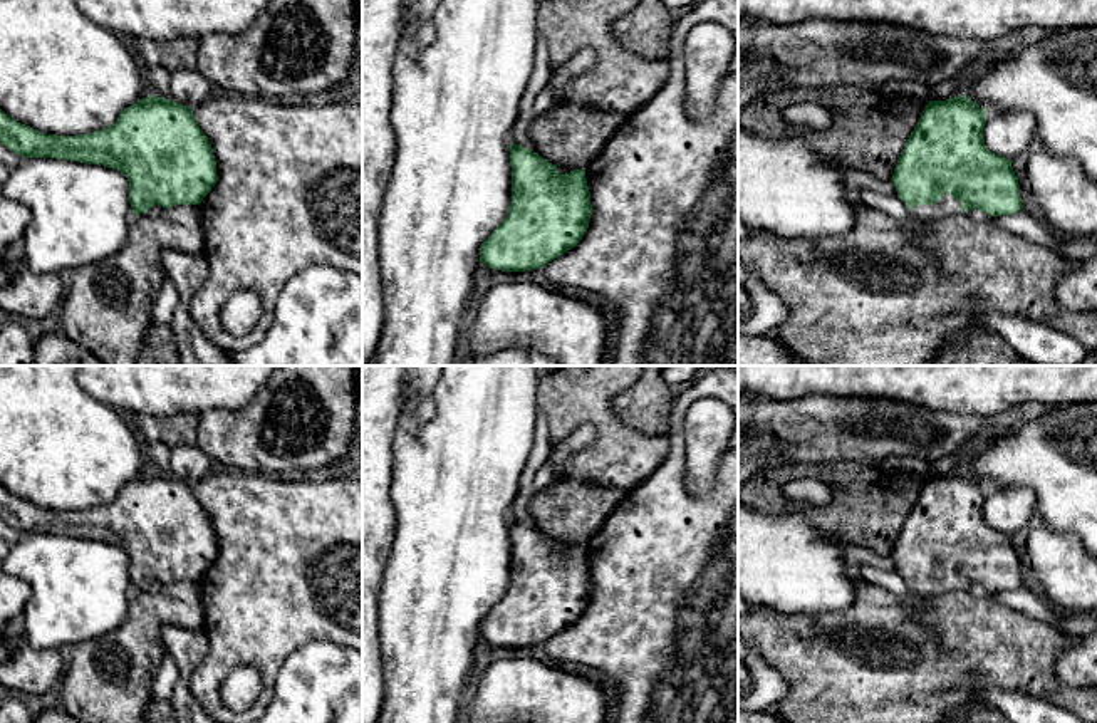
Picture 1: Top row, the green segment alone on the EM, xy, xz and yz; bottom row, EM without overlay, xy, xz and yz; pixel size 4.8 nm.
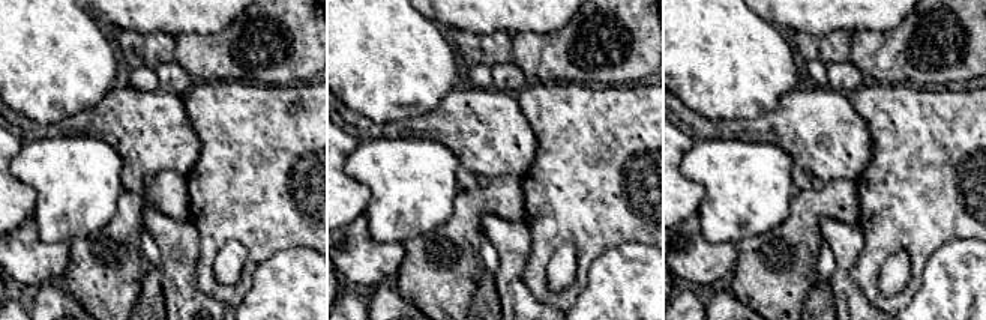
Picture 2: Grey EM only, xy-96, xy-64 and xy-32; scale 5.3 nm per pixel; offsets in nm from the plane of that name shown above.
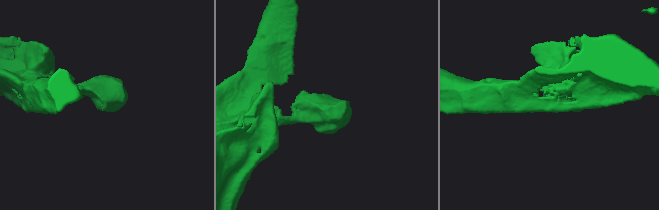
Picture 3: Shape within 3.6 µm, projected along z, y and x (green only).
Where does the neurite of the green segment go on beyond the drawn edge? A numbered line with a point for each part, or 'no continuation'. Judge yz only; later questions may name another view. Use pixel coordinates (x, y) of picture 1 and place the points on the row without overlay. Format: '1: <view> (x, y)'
1: yz (946, 581)

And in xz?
no continuation

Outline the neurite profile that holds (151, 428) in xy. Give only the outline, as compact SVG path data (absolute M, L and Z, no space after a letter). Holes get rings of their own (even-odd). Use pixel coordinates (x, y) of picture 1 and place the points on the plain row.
M178 413L171 418L136 414L138 433L149 445L158 441L171 445L195 445L198 423L198 413Z

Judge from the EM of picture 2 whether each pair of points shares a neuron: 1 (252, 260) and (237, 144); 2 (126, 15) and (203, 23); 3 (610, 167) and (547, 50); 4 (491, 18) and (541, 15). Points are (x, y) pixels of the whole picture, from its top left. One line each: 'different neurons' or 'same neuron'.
1: same neuron
2: same neuron
3: different neurons
4: same neuron

